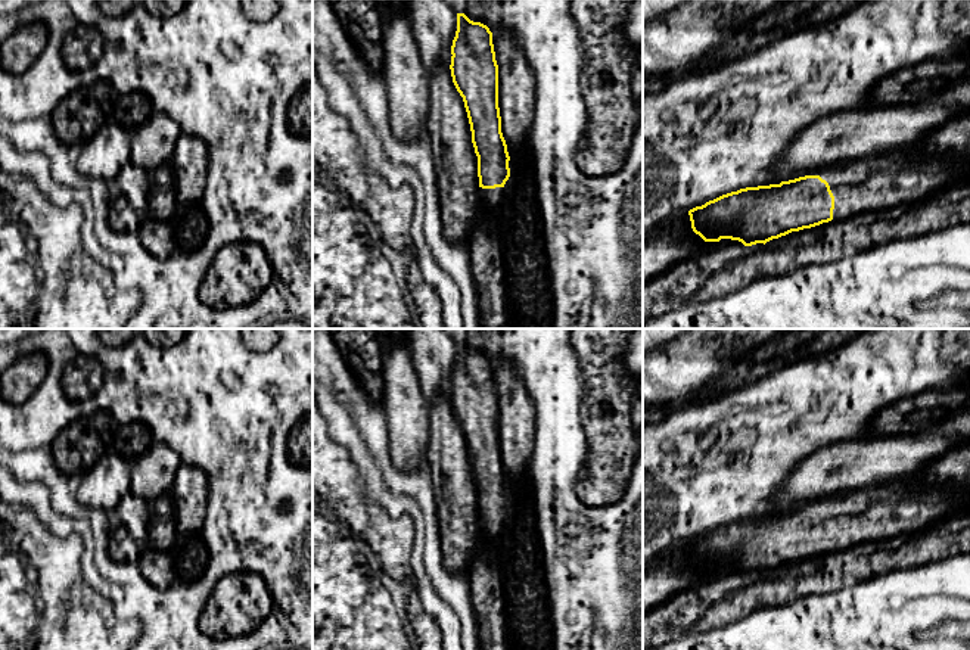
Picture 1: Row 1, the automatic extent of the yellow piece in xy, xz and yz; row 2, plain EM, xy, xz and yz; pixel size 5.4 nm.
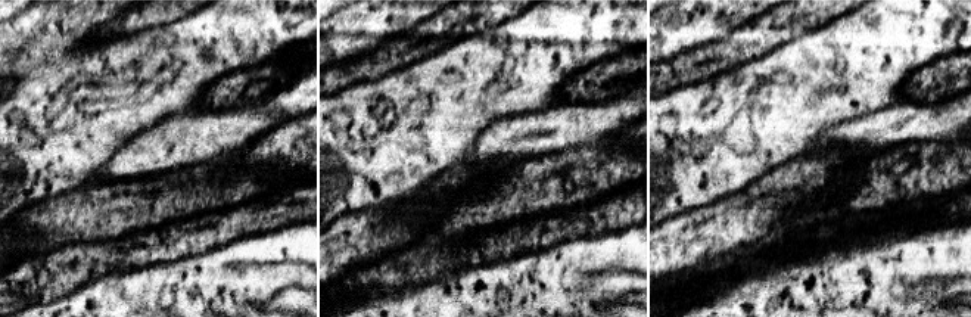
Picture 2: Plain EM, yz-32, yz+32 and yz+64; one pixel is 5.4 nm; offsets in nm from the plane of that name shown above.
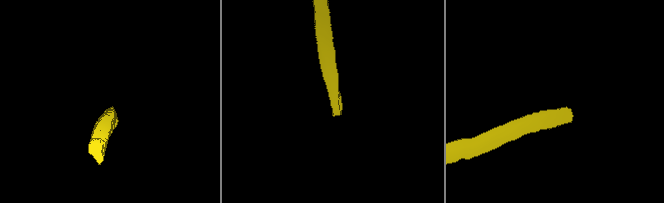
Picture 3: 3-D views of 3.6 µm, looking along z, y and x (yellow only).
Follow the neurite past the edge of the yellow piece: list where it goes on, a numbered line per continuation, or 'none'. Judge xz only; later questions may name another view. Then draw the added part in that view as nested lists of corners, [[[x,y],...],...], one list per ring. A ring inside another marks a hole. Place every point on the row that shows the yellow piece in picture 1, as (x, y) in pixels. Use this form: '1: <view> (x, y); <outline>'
1: xz (494, 198); [[[495,187],[495,189],[479,189],[481,199],[500,217],[500,209],[506,203],[504,199],[504,187]]]

